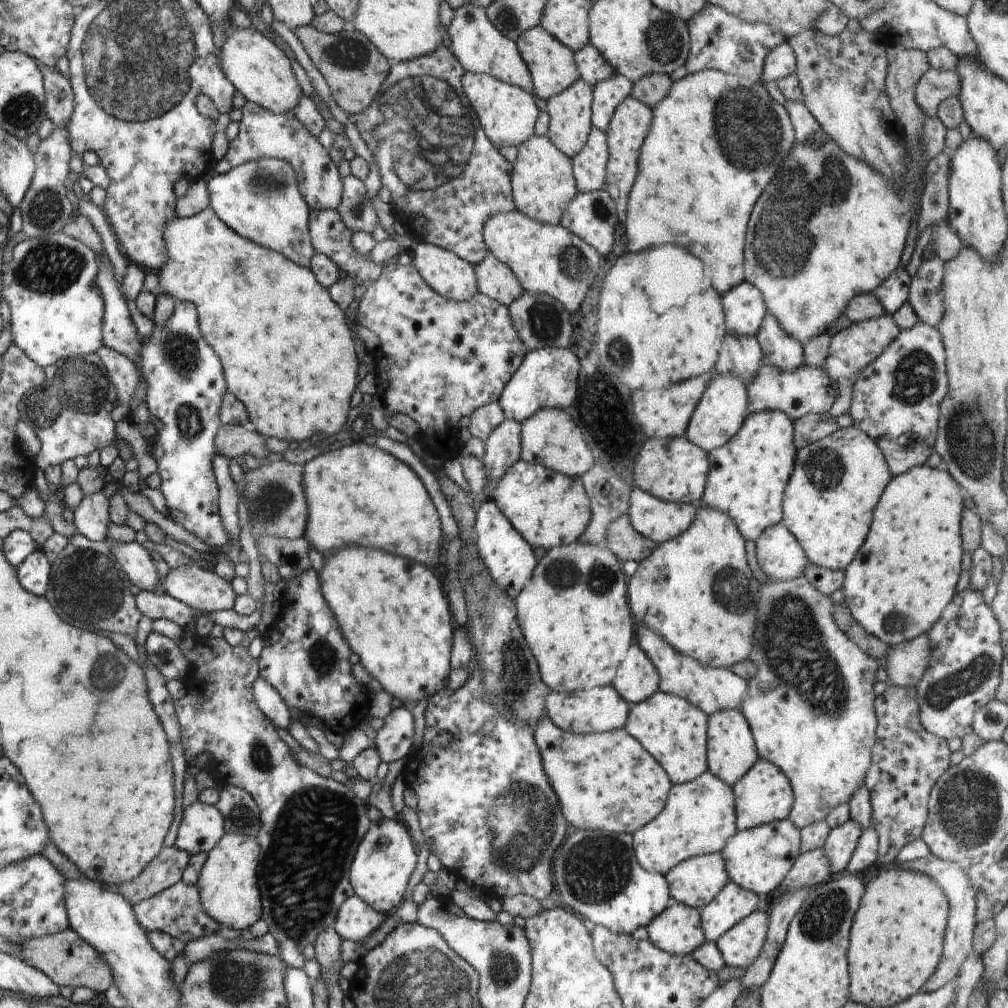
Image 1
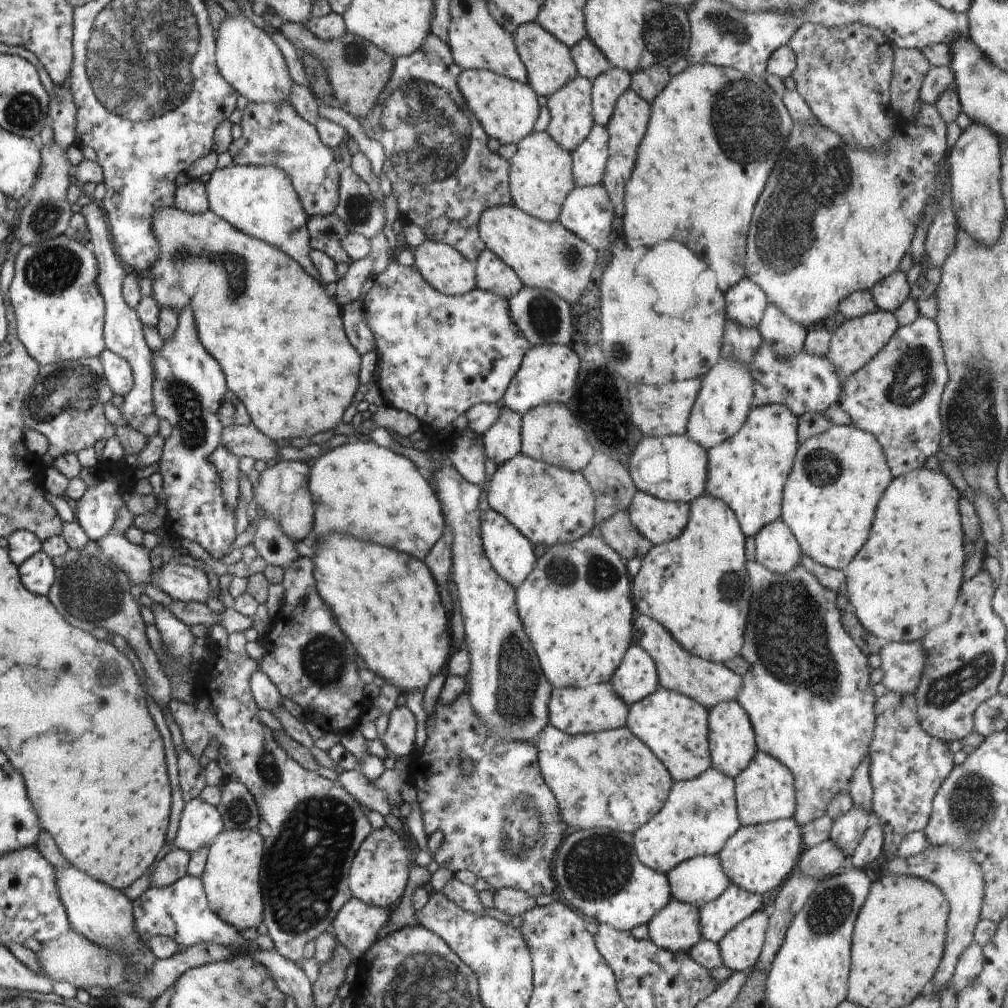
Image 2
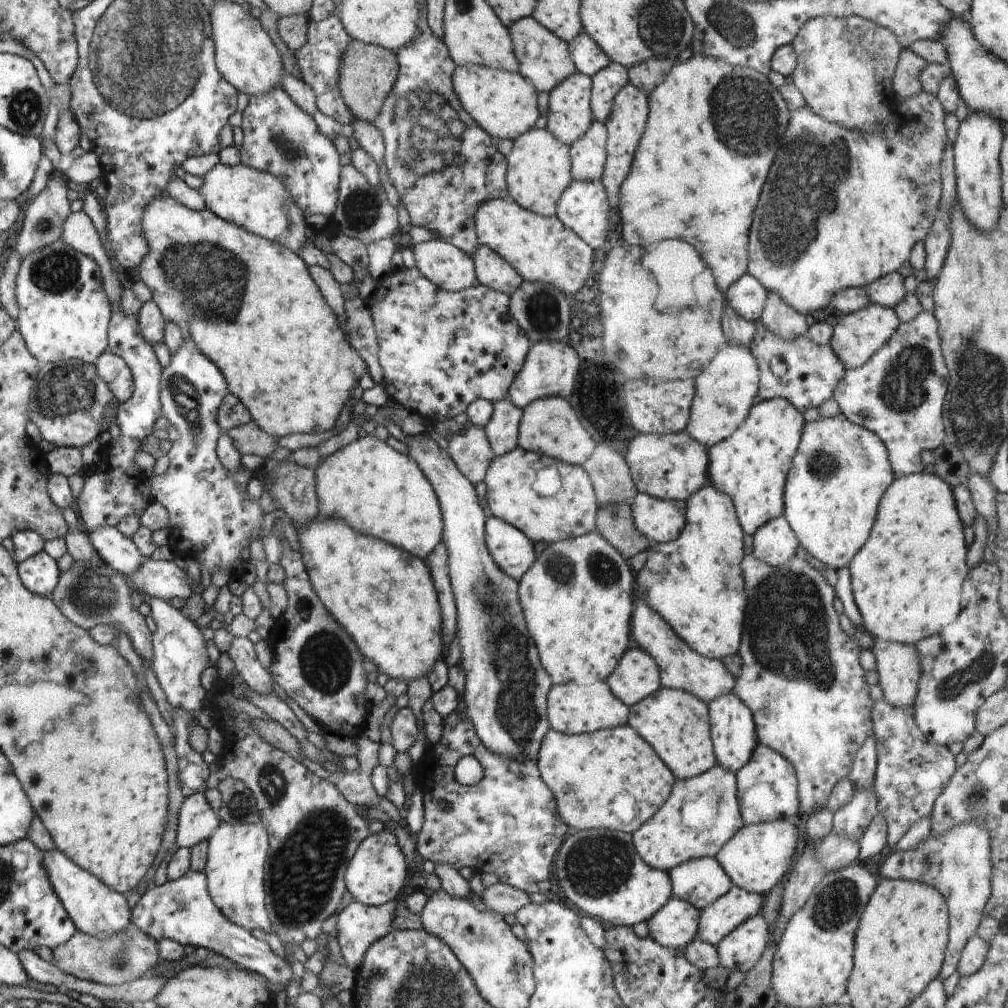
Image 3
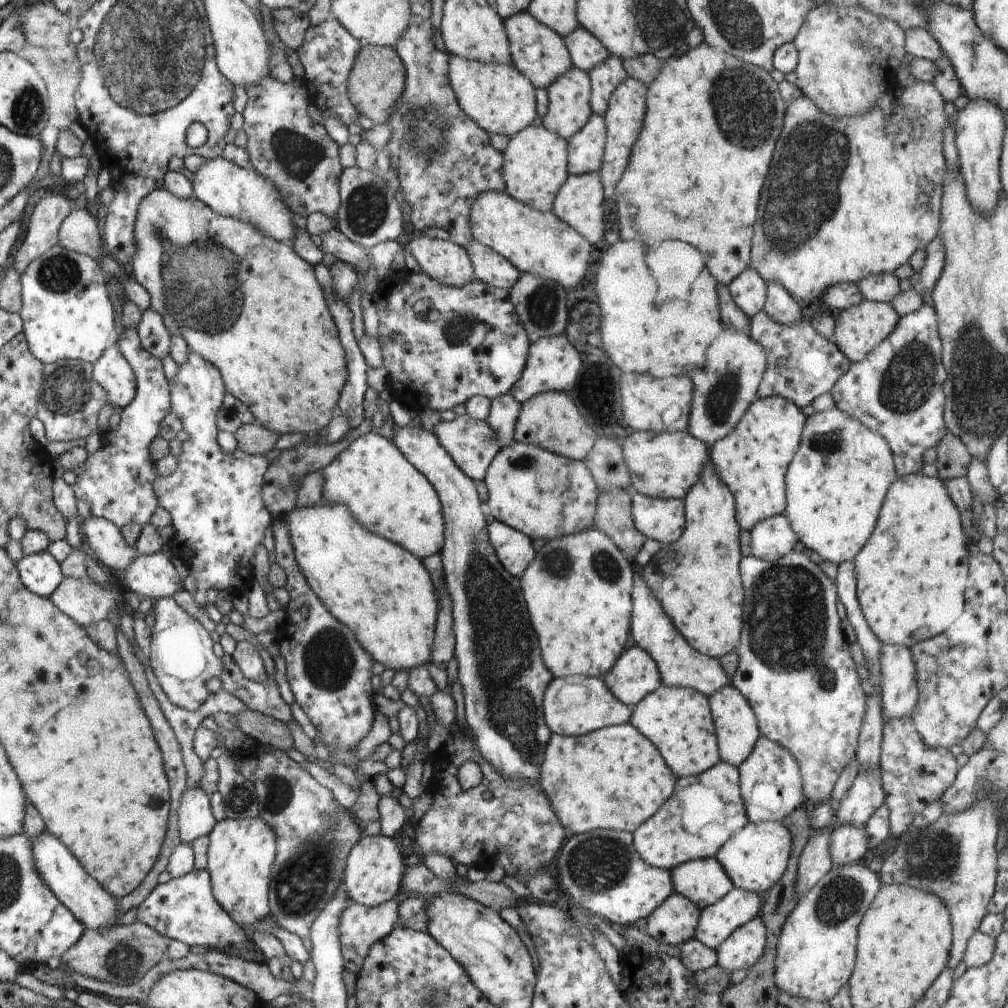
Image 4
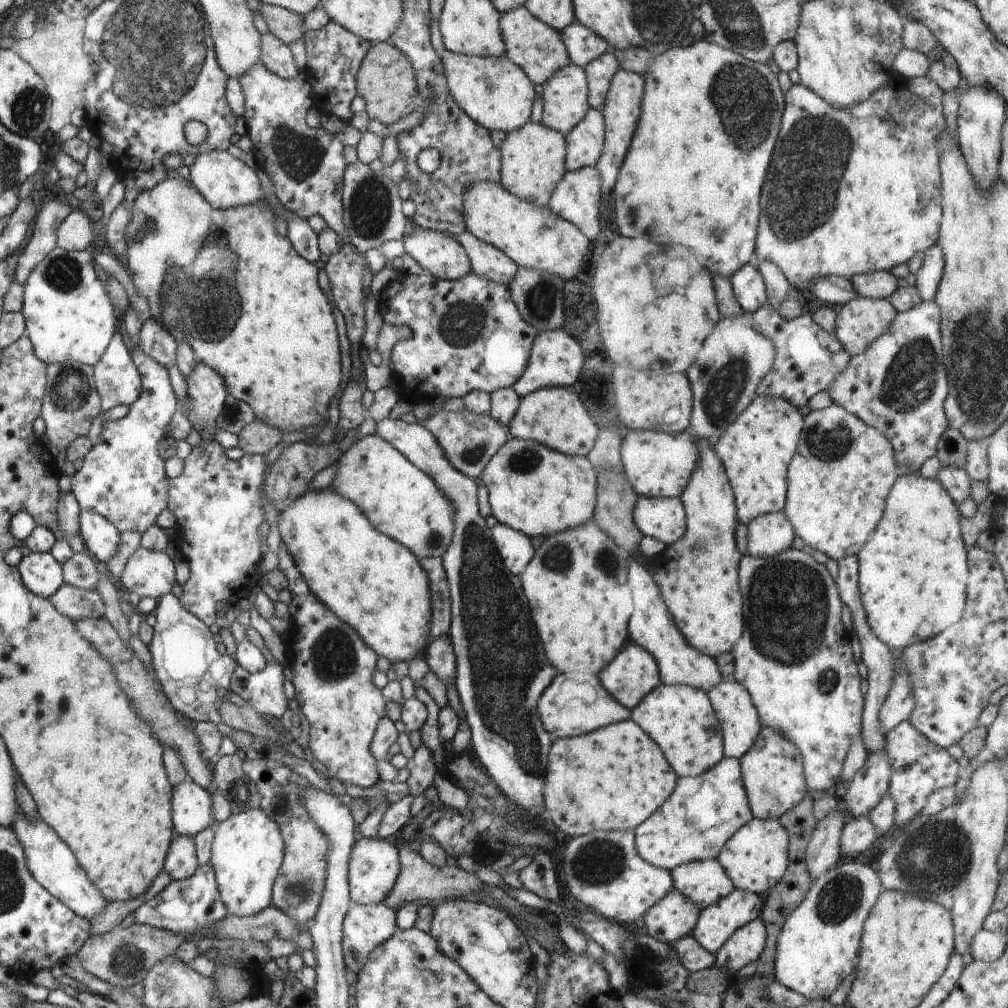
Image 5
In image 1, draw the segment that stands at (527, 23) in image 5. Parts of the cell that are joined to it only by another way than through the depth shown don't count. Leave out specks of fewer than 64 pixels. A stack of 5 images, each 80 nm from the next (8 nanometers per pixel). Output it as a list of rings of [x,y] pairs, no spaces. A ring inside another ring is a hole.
[[[541,25],[524,31],[516,40],[520,56],[524,59],[530,71],[534,96],[548,100],[559,92],[566,90],[579,79],[578,67],[573,55],[573,50],[564,46],[556,40],[549,32],[546,32]]]

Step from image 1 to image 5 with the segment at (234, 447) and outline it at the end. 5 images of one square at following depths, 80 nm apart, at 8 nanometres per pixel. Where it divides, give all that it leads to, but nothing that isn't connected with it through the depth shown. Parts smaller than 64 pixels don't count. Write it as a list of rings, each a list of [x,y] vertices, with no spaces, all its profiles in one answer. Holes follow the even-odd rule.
[[[255,419],[240,431],[238,447],[251,455],[267,455],[276,444],[281,442],[282,433],[280,429]]]

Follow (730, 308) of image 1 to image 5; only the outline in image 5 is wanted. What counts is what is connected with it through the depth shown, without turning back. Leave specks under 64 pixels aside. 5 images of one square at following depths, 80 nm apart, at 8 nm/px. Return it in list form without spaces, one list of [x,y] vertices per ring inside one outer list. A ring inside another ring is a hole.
[[[754,263],[742,266],[730,280],[734,296],[738,299],[744,313],[752,315],[767,302],[765,282]]]

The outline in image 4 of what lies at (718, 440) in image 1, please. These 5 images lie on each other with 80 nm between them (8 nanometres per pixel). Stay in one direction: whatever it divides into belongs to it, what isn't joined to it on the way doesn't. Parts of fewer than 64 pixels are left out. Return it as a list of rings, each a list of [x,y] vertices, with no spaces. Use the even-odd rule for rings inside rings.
[[[726,329],[707,348],[704,368],[690,376],[693,399],[687,430],[709,449],[728,436],[740,422],[750,405],[758,398],[757,392],[767,365],[767,355],[759,343],[740,331]]]

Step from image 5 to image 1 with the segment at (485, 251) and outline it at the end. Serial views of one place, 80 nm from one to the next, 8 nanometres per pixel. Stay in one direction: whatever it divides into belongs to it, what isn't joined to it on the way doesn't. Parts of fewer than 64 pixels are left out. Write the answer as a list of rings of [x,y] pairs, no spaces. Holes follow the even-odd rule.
[[[492,253],[474,267],[478,292],[509,307],[525,291],[516,275]]]

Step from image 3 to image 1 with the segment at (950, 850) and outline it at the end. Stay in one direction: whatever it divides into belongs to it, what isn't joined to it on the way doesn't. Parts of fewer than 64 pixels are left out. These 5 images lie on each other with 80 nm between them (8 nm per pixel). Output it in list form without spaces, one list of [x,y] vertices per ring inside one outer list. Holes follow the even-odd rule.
[[[932,854],[927,859],[916,859],[904,863],[897,861],[896,863],[897,866],[903,869],[910,869],[931,876],[937,882],[938,886],[942,887],[947,901],[949,902],[949,913],[943,938],[942,958],[940,958],[940,962],[934,974],[928,978],[924,986],[919,990],[920,993],[931,993],[954,980],[958,976],[964,961],[972,954],[973,930],[977,923],[975,919],[975,892],[965,873],[966,869],[961,869],[960,865],[956,863],[936,858]]]

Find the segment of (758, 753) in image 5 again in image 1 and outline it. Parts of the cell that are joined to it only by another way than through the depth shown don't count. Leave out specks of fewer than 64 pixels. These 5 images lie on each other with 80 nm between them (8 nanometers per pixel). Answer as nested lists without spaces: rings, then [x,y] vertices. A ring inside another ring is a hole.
[[[759,758],[754,766],[751,766],[751,769],[732,787],[737,832],[789,818],[790,809],[795,801],[792,785],[786,775],[771,762]]]

